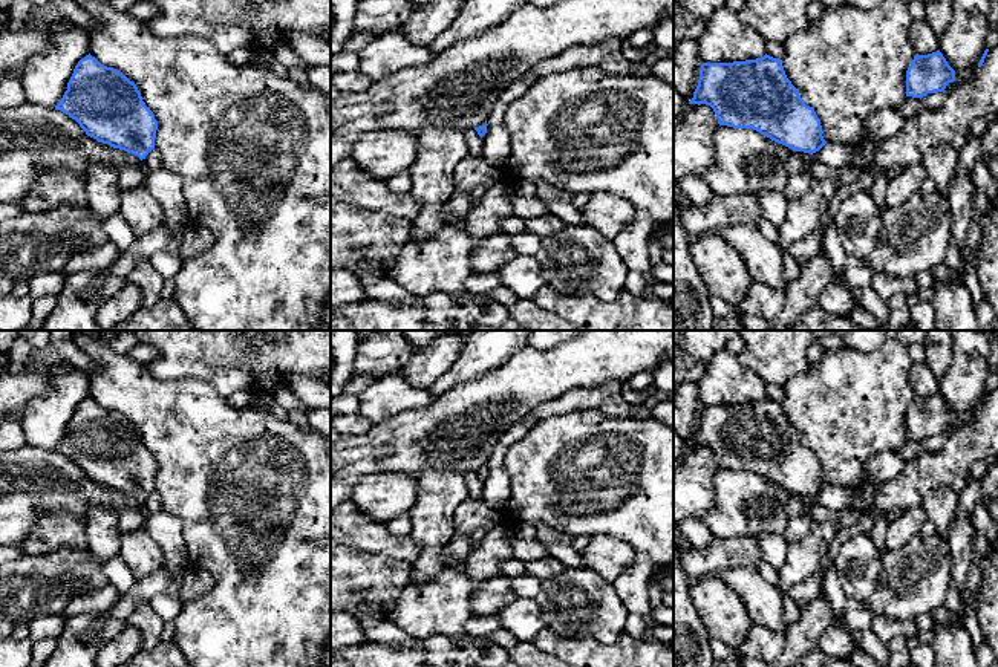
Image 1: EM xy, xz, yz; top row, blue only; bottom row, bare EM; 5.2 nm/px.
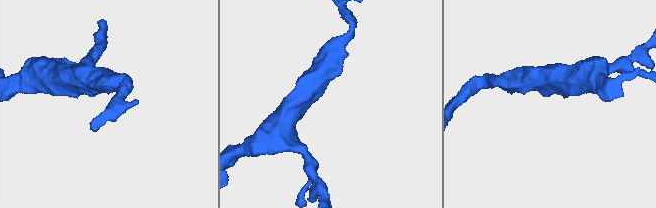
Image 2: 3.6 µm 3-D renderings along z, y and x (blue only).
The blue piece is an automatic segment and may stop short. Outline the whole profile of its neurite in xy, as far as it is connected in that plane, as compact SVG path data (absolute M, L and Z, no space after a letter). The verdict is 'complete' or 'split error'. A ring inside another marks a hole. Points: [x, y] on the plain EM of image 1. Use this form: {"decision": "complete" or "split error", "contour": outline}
{"decision": "complete", "contour": "M90 396L75 408L55 451L75 462L87 479L141 503L155 491L158 464L136 427Z"}

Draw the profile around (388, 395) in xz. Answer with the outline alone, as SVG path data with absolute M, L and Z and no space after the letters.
M395 372L375 378L360 393L360 415L370 424L378 424L400 412L418 410L430 402L429 389L412 386L401 372Z

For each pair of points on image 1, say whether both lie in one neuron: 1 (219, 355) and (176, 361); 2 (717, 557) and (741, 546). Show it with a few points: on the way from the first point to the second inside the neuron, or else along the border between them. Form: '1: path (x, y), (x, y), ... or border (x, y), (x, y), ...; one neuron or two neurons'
1: path (208, 355), (187, 355); one neuron
2: path (723, 554), (735, 553); one neuron

